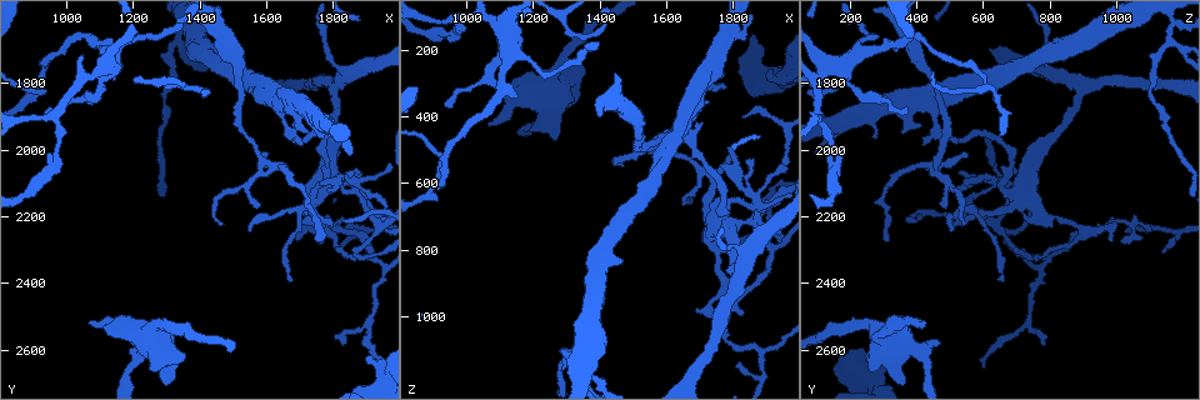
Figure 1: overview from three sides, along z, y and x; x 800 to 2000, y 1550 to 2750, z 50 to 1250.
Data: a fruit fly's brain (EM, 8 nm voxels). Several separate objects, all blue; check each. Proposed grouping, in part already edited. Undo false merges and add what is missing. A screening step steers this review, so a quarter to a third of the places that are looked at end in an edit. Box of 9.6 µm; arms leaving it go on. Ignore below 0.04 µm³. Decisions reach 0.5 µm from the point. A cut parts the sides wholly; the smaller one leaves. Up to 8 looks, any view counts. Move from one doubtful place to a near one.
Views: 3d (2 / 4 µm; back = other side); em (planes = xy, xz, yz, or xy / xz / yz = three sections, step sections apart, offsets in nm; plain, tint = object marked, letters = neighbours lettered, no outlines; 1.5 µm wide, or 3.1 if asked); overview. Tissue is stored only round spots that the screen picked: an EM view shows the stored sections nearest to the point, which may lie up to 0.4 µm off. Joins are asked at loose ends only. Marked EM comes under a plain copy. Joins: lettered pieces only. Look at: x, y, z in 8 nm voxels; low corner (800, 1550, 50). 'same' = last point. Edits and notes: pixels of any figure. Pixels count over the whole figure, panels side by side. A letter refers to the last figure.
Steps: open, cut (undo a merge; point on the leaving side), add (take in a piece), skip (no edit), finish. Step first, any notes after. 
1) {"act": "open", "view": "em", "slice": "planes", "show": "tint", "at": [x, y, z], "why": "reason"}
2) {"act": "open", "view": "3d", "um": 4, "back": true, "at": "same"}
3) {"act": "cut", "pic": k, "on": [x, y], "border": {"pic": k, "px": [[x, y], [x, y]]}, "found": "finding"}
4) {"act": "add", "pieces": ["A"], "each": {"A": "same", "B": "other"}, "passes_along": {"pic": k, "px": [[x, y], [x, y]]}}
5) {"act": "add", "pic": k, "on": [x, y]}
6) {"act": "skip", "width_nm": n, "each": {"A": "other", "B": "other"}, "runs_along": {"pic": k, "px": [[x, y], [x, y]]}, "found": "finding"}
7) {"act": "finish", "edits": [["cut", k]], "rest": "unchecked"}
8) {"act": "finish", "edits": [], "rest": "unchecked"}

{"act": "open", "view": "3d", "um": 4, "at": [1880, 2240, 1100], "why": "sharp bend"}

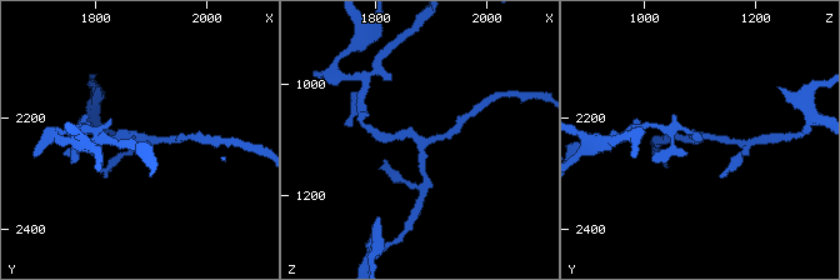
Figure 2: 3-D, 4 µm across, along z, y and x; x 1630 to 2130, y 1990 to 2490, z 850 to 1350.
{"act": "open", "view": "em", "slice": "planes", "show": "letters", "at": [1870, 2230, 1095], "arms": 3}

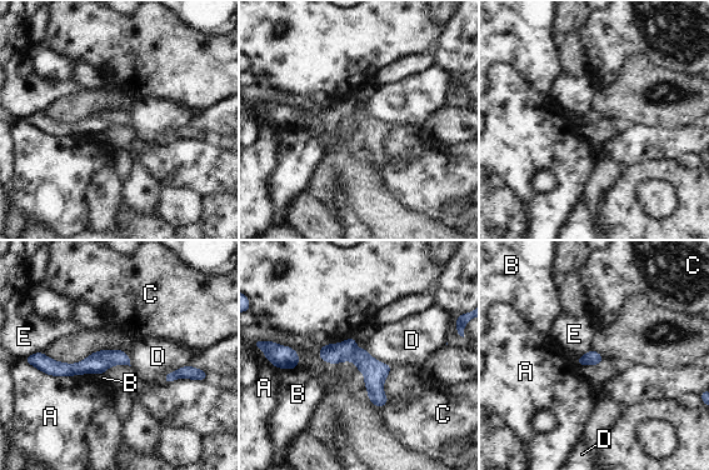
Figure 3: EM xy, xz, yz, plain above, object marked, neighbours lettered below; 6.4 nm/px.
{"act": "cut", "pic": 3, "on": [115, 356], "width_nm": 100, "each": {"A": "other", "B": "other", "C": "other", "D": "other", "E": "other"}, "border": {"pic": 3, "px": [[86, 358], [105, 360], [113, 364]]}, "found": "a second cell is stuck on"}

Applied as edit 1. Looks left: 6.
{"act": "open", "view": "3d", "um": 4, "at": [1880, 2330, 730], "why": "touches itself"}

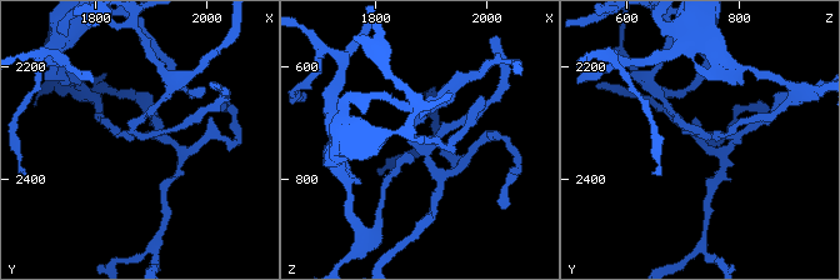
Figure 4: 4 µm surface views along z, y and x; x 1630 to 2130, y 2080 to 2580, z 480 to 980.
{"act": "open", "view": "em", "slice": "planes", "show": "letters", "at": [1875, 2320, 730], "why": "need the tissue"}

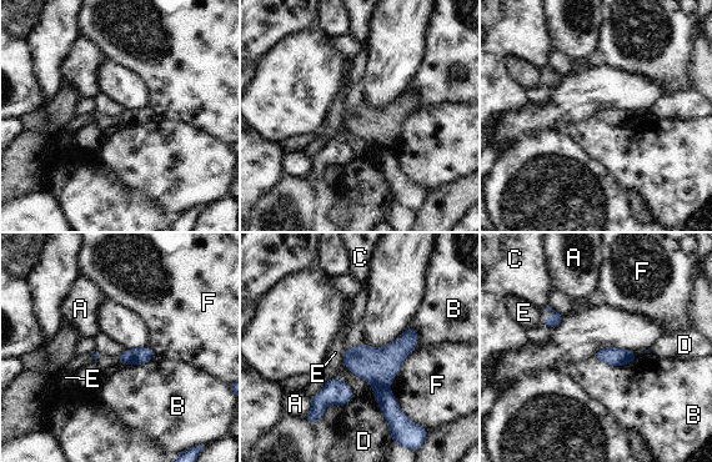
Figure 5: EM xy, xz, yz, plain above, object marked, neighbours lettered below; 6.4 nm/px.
{"act": "cut", "pic": 5, "on": [399, 422], "width_nm": 130, "each": {"A": "other", "B": "other", "C": "other", "D": "other", "E": "other", "F": "other"}, "found": "two cells meet here"}

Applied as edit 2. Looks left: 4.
{"act": "open", "view": "3d", "um": 2, "at": [1610, 2010, 550], "why": "branch stops here"}

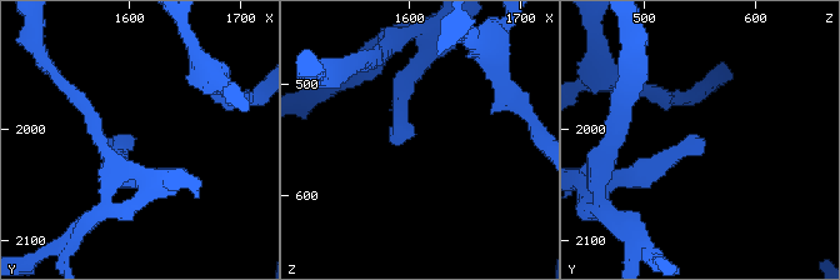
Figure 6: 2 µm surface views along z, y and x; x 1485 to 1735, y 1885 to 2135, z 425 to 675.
{"act": "open", "view": "em", "slice": "xy", "step": 8, "show": "tint", "at": [1606, 2008, 546], "why": "now the EM"}

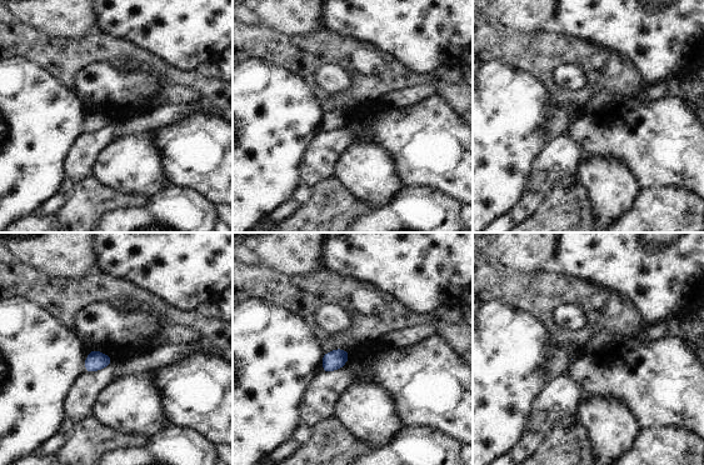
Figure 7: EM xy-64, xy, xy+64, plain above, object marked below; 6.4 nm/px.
{"act": "open", "view": "em", "slice": "xy", "step": 8, "show": "letters", "at": "same", "why": "what lies round it"}

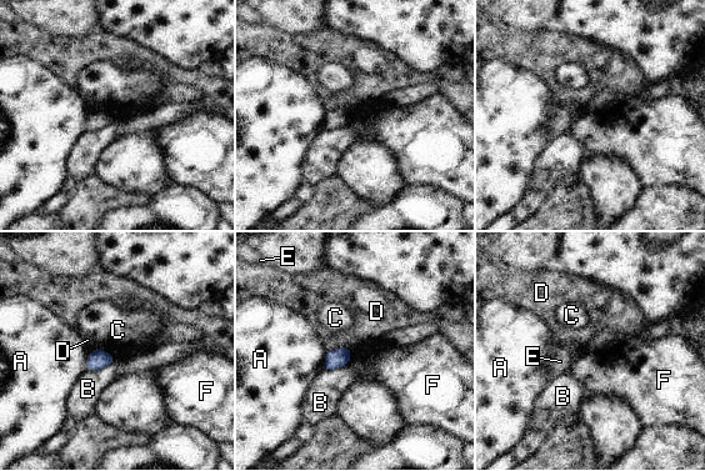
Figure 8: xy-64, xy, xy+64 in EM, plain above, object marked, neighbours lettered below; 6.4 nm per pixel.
{"act": "skip", "each": {"A": "other", "B": "other", "C": "other", "D": "other", "E": "other", "F": "other"}, "border": {"pic": 8, "px": [[353, 351], [344, 365]]}, "found": "none of them fits"}

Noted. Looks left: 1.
{"act": "finish", "edits": [["cut", 3], ["cut", 5]], "rest": "unchecked"}

